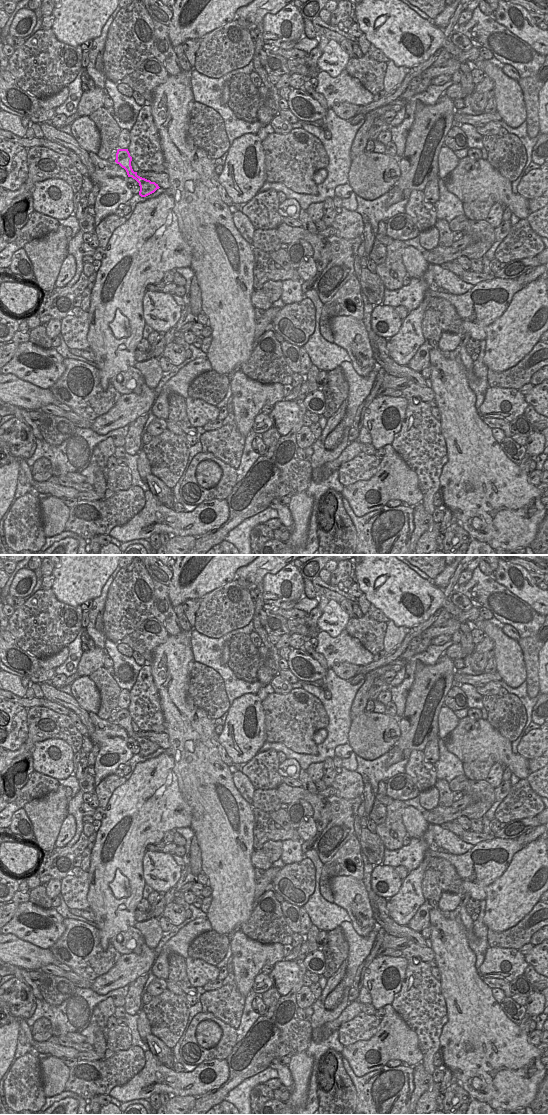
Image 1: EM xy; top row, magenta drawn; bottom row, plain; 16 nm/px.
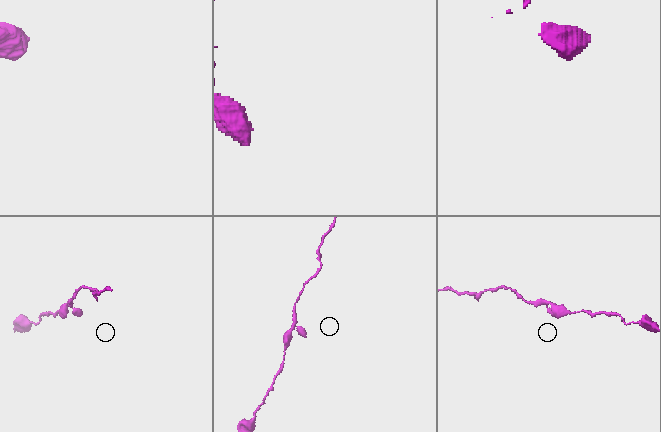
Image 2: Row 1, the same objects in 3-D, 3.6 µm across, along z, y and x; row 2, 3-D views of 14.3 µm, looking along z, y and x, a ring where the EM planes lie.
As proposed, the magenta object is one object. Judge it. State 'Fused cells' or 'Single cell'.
Single cell.

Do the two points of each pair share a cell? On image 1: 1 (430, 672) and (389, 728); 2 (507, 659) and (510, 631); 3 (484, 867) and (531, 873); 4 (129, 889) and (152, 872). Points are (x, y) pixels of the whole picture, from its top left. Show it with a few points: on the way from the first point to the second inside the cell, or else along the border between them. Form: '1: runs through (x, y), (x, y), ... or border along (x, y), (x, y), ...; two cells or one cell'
1: border along (398, 719), (400, 736), (396, 742); two cells
2: border along (501, 629), (517, 641); two cells
3: border along (518, 851), (513, 855), (508, 867), (486, 885); two cells
4: border along (144, 854), (143, 878), (146, 883); two cells

